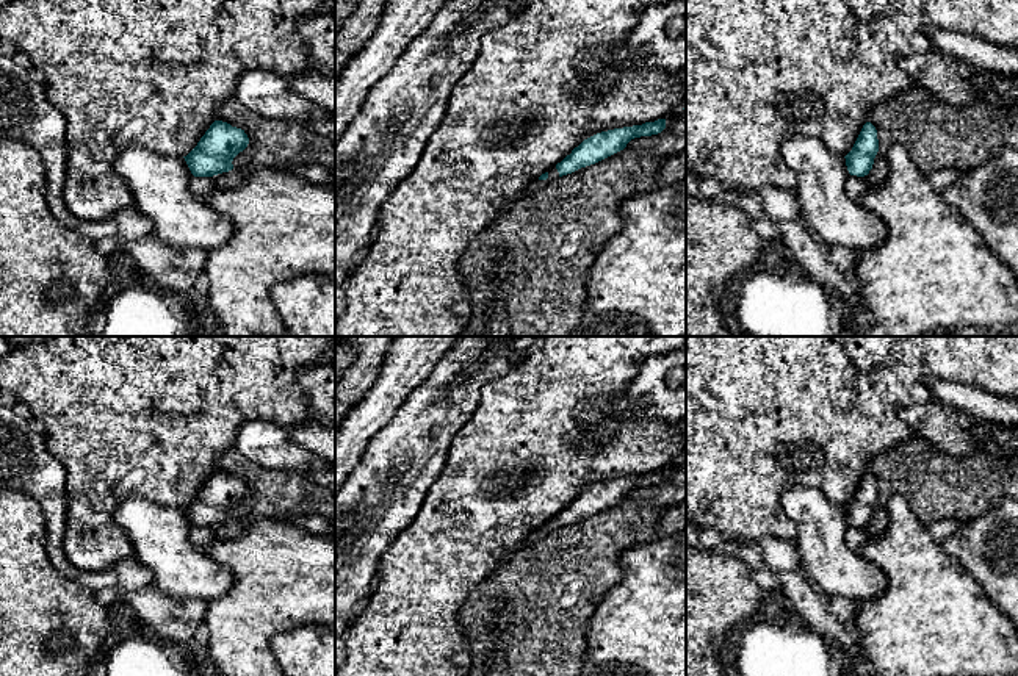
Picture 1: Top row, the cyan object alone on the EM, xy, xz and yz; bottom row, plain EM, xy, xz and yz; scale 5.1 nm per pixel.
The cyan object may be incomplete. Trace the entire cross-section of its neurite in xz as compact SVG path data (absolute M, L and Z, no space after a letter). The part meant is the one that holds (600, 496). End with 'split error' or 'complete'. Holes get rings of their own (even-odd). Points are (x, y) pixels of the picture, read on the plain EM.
M658 469L655 473L645 473L642 476L614 479L608 482L597 484L584 490L578 498L572 501L561 513L551 518L548 523L542 524L537 530L529 534L520 548L528 546L539 538L545 537L551 530L572 524L581 518L595 515L626 498L626 494L641 487L658 485L666 479L666 469Z | split error

